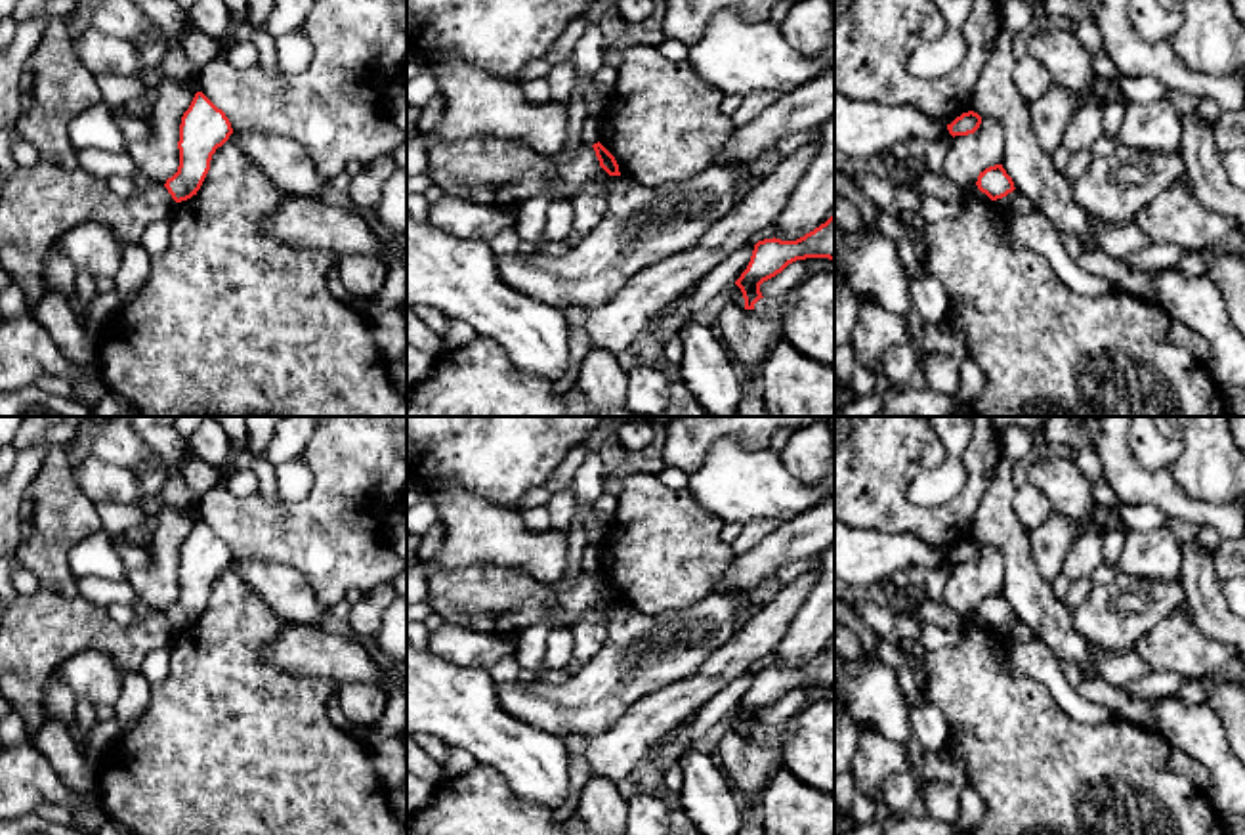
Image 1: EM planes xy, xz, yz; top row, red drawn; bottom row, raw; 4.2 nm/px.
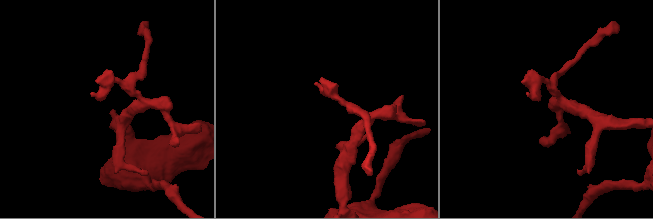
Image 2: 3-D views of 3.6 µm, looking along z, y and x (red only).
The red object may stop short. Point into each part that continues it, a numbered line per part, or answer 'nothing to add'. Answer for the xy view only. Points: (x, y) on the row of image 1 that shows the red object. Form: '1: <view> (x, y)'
nothing to add

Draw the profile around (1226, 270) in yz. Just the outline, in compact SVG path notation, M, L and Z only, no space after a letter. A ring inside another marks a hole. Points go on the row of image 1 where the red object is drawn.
M1218 248L1207 256L1205 275L1220 289L1230 323L1245 338L1245 260Z

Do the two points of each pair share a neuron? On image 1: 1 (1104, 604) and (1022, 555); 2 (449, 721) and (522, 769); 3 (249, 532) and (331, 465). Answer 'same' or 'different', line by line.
1: different
2: same
3: same

